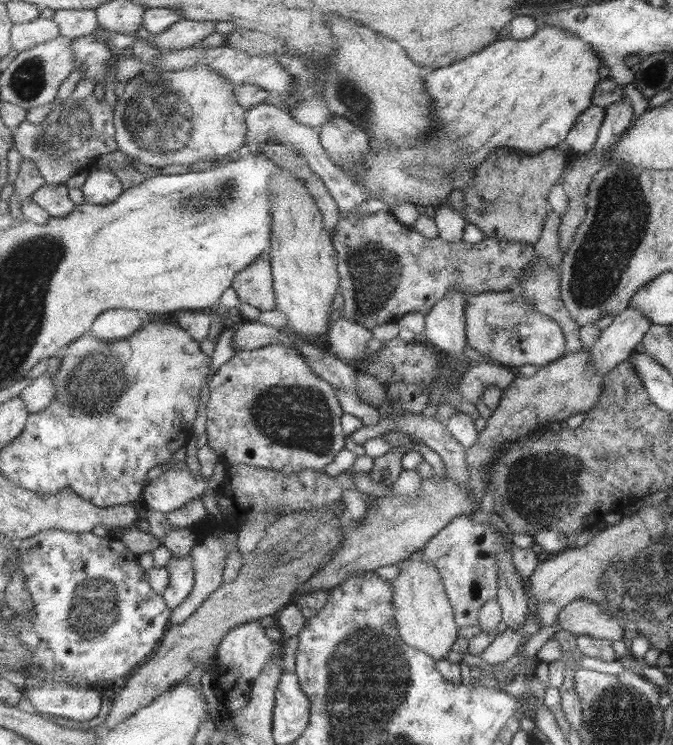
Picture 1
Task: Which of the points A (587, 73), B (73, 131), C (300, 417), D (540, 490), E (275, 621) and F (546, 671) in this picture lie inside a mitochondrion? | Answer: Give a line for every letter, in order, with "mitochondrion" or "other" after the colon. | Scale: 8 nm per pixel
A: other
B: mitochondrion
C: mitochondrion
D: mitochondrion
E: other
F: other

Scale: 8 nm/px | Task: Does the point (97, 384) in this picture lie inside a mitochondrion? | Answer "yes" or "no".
yes

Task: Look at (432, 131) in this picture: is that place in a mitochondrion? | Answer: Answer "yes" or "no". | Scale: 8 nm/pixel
no

